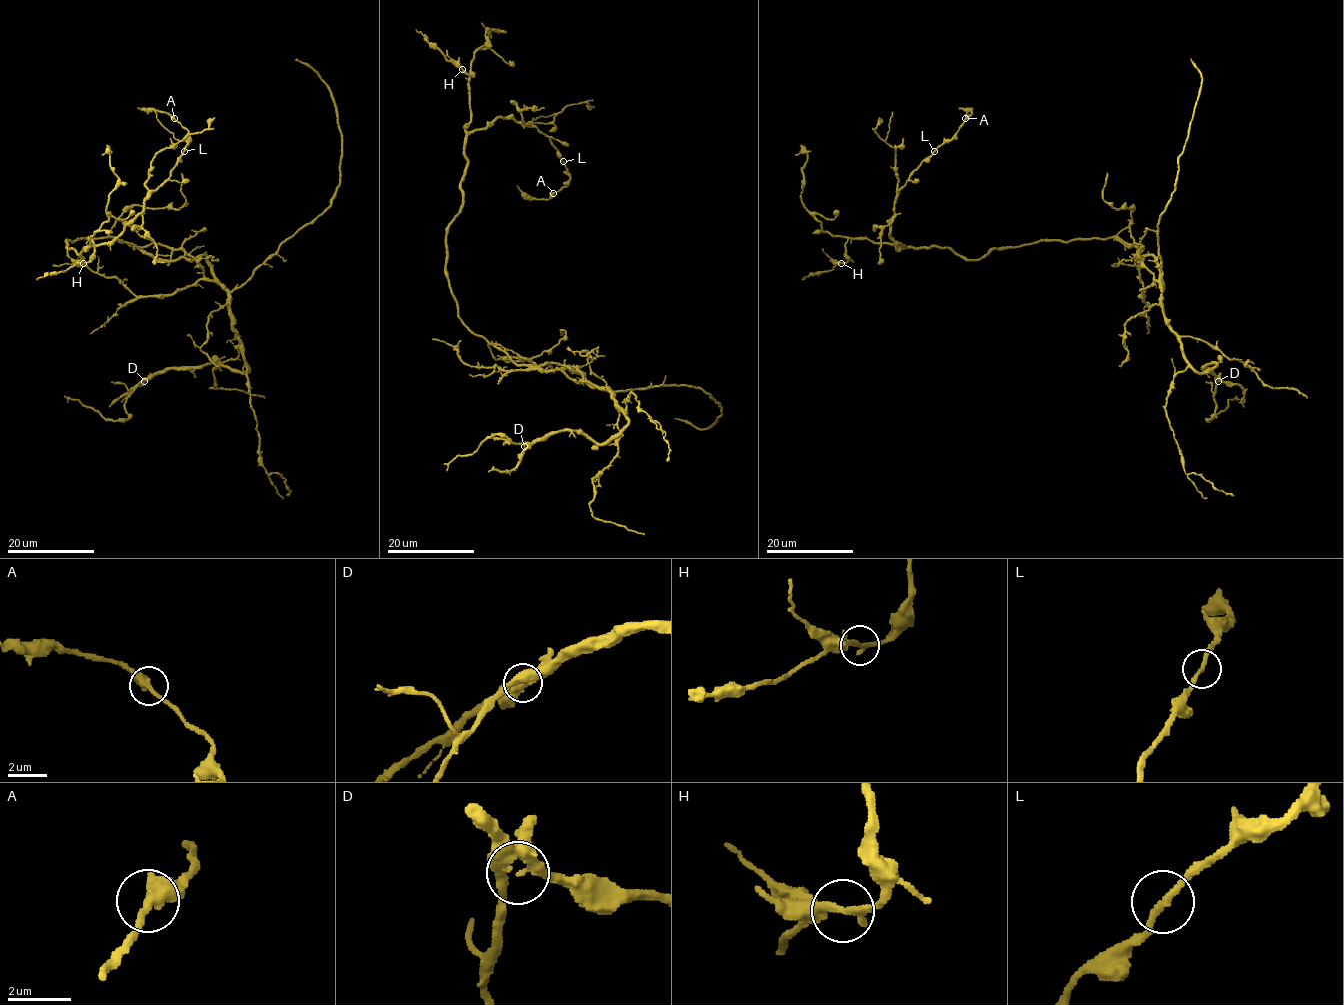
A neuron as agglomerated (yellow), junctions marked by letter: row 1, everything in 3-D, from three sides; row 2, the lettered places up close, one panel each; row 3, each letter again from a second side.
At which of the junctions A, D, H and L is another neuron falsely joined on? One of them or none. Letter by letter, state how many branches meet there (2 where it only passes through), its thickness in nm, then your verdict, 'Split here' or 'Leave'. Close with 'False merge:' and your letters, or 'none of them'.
A: Branches: 2. Thickness 400 nm. Leave
D: Branches: 2. Thickness 200 nm. Leave
H: Branches: 2. Thickness 240 nm. Leave
L: Branches: 2. Thickness 200 nm. Leave
False merge: none of them

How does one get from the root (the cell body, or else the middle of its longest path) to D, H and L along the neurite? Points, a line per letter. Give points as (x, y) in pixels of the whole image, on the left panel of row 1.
D: (113, 237), (156, 258), (192, 257), (226, 292), (248, 369), (206, 363), (169, 368), (144, 381)
H: (113, 237), (66, 241), (66, 246), (72, 247), (83, 259), (82, 251), (92, 240), (94, 256), (83, 263)
L: (113, 237), (66, 241), (66, 246), (83, 259), (85, 247), (109, 244), (169, 176), (183, 151)

